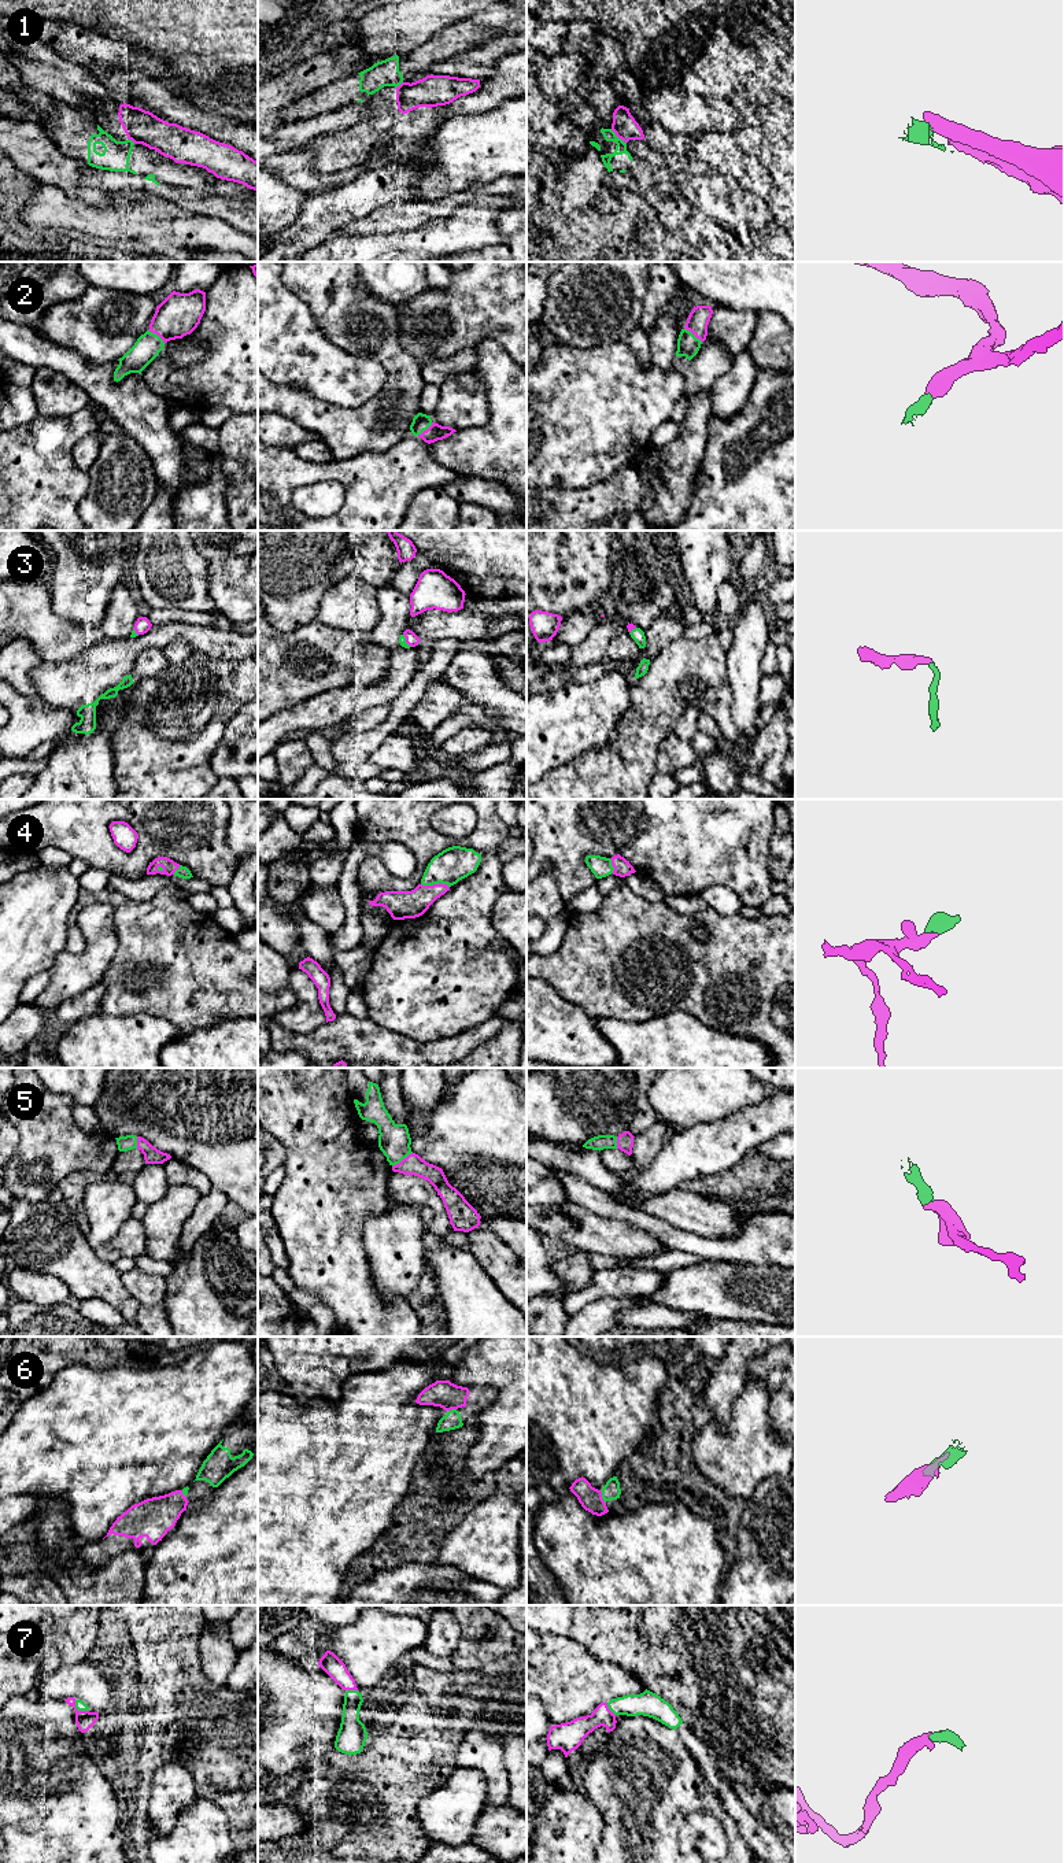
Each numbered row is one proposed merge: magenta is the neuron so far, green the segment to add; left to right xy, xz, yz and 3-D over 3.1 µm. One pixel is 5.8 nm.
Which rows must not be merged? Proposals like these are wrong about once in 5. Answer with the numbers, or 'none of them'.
1

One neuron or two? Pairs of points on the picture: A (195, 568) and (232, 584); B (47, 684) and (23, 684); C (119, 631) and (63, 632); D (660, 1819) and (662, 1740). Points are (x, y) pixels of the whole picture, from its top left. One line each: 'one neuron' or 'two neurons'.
A: two neurons
B: two neurons
C: two neurons
D: one neuron

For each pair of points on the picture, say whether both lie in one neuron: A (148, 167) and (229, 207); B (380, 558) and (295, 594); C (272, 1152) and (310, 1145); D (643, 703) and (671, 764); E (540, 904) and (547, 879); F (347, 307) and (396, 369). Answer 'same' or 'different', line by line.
A: different
B: same
C: different
D: different
E: same
F: same

